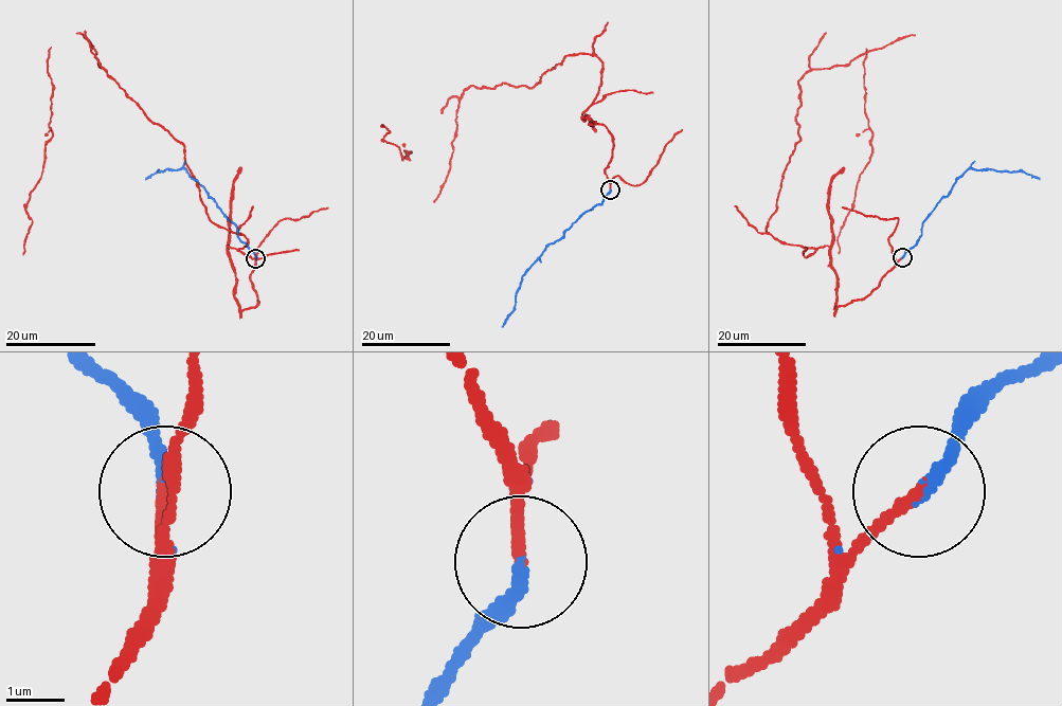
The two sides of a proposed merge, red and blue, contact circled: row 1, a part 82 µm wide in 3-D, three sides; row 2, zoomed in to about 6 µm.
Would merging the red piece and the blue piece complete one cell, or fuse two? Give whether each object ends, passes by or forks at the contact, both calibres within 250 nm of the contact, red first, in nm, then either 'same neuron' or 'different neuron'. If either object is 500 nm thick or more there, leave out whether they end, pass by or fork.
red ends | blue ends | 200/220 nm | same neuron

